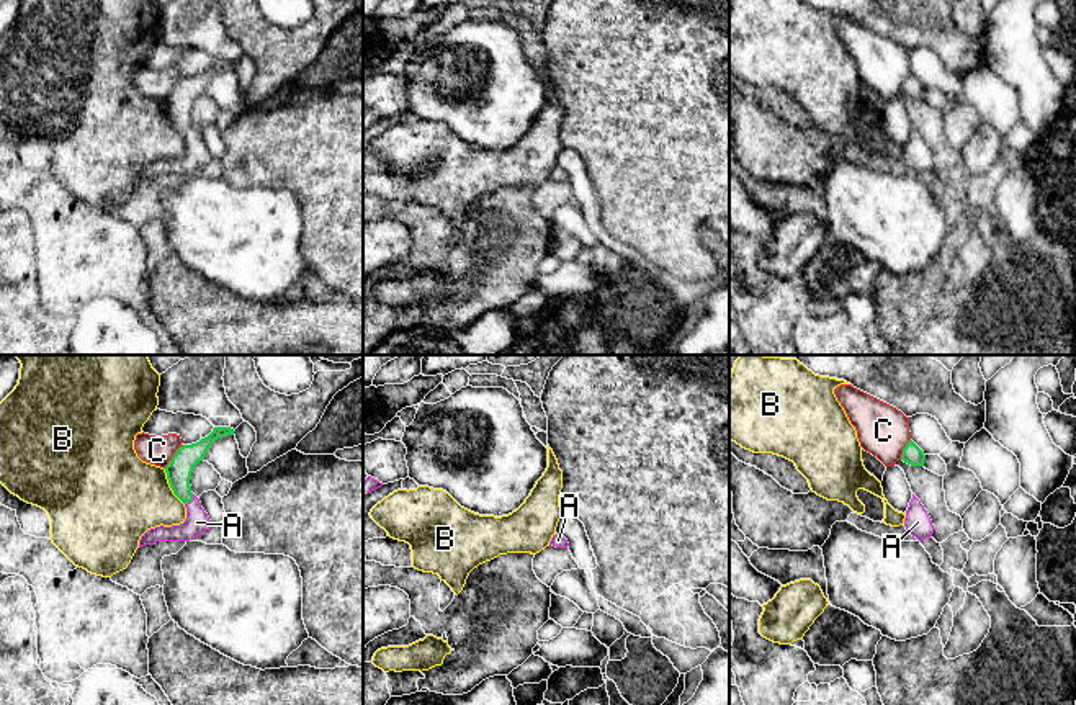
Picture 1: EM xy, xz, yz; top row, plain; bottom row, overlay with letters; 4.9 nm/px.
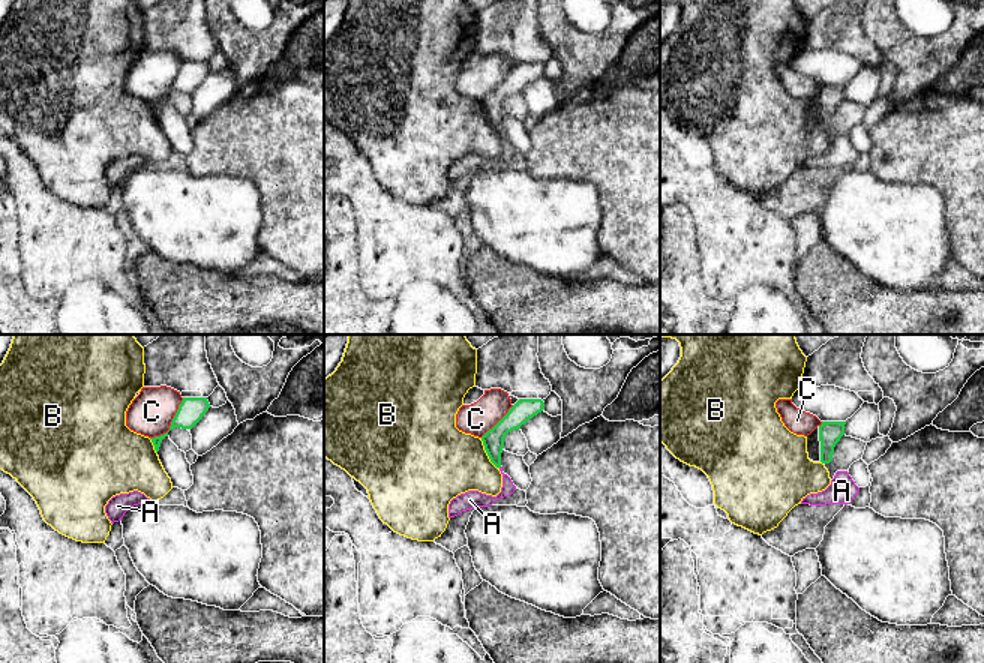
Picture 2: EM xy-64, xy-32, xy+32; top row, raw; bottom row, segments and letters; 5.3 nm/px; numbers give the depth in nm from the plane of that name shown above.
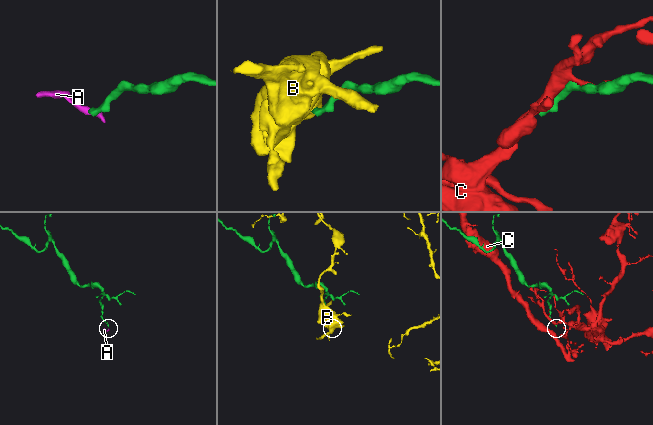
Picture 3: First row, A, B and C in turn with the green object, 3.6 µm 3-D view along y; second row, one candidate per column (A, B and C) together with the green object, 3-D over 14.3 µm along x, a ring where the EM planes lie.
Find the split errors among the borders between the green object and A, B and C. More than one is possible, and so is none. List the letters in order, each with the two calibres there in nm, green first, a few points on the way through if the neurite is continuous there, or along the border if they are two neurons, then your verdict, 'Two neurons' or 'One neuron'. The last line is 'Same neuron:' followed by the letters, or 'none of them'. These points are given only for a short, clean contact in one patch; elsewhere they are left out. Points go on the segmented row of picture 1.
A: Thickness 130 nm (green) against 120 nm. Path across: xy (179, 470), (180, 488), (190, 501), (197, 522). One neuron
B: Thickness 130 nm (green) against 400 nm. Two neurons
C: Thickness 130 nm (green) against 140 nm. Two neurons
Same neuron: A

